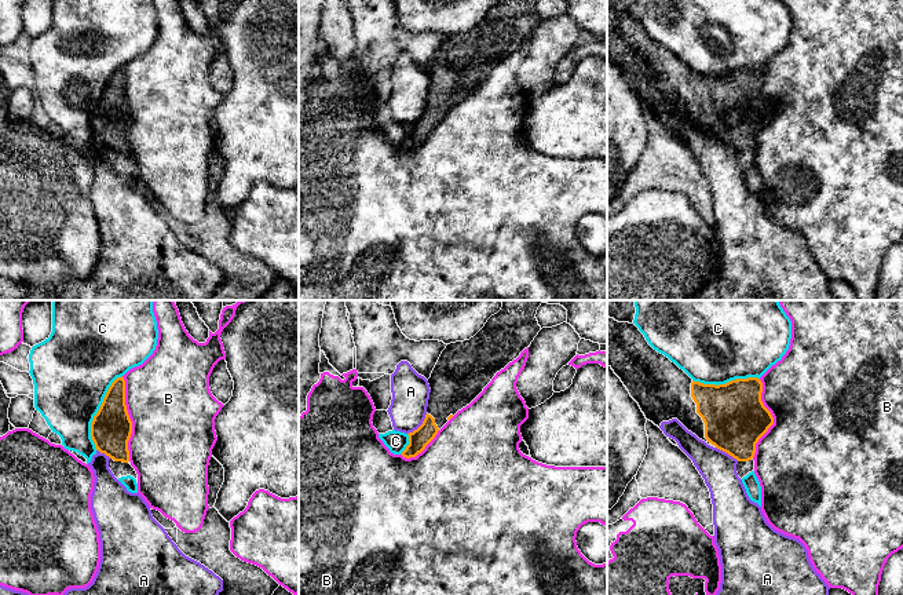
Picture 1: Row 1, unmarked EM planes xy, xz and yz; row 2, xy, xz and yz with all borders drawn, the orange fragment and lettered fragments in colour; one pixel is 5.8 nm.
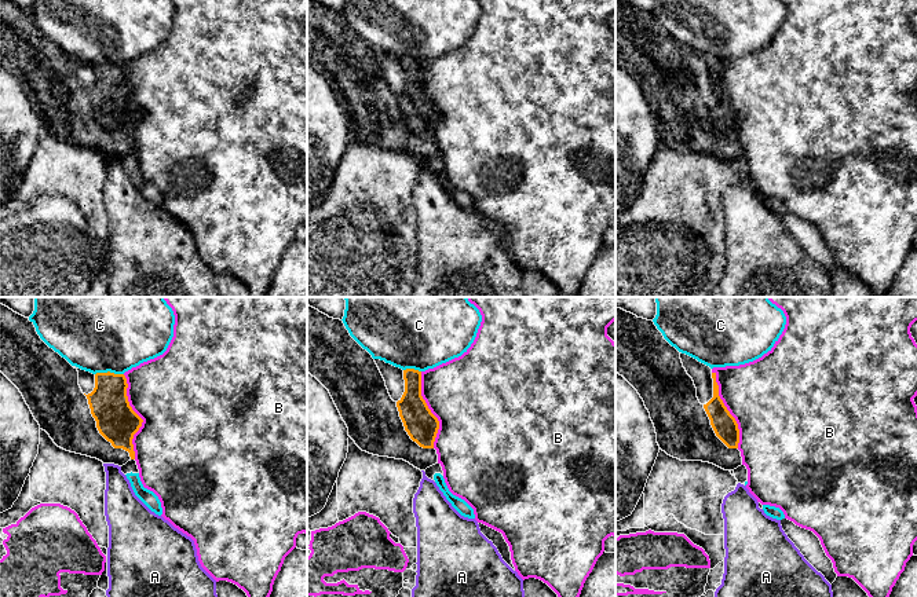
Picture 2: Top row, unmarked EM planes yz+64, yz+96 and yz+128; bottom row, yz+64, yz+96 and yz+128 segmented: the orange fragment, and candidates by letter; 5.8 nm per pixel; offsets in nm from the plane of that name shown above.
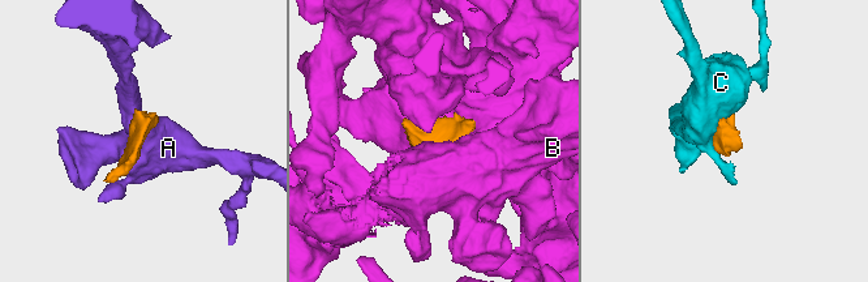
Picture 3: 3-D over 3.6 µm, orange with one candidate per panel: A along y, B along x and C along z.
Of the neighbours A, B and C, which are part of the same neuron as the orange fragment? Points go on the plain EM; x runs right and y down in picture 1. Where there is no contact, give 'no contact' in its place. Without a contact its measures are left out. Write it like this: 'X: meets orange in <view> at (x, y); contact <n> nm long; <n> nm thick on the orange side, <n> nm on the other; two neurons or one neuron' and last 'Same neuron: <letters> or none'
A: meets orange in xz at (420, 117); contact 170 nm long; 110 nm thick on the orange side, 220 nm on the other; two neurons
B: meets orange in xy at (130, 110); contact 500 nm long; 240 nm thick on the orange side, 500 nm on the other; two neurons
C: meets orange in xy at (98, 103); contact 460 nm long; 240 nm thick on the orange side, 440 nm on the other; two neurons
Same neuron: none

